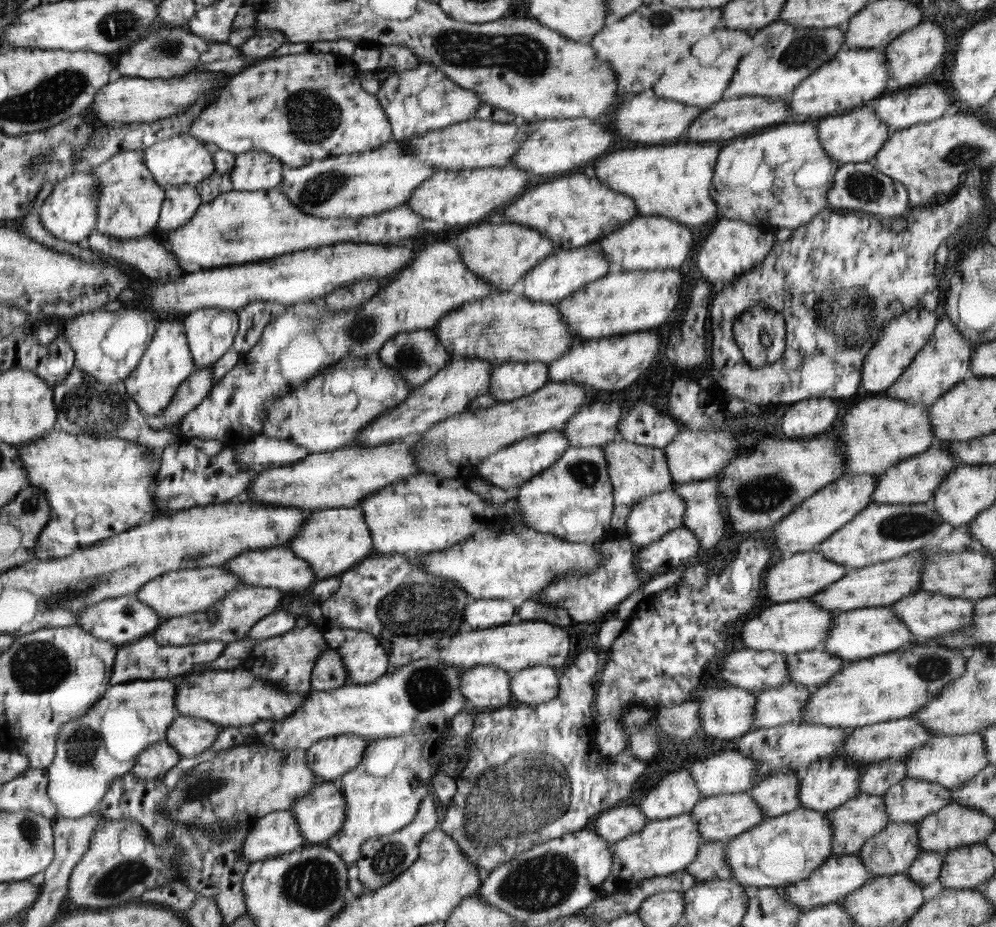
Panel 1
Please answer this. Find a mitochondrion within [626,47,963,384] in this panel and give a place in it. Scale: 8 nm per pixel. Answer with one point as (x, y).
(851, 311)

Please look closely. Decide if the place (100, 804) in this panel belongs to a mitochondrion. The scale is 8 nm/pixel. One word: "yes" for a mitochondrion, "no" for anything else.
no

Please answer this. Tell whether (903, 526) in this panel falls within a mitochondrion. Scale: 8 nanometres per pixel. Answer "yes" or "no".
yes

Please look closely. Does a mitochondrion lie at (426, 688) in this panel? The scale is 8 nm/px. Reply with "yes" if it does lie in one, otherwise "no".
yes

